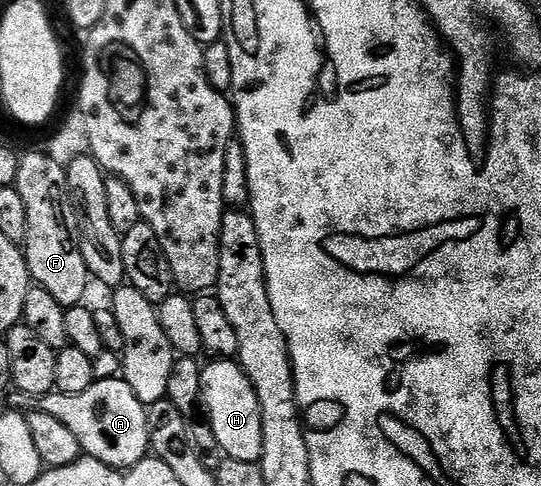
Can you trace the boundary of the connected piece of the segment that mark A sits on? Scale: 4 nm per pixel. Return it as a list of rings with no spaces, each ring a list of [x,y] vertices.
[[[120,376],[95,380],[92,386],[78,395],[64,395],[55,390],[39,397],[38,408],[69,428],[85,455],[104,462],[110,468],[128,470],[149,455],[147,407],[140,403],[132,388]]]

